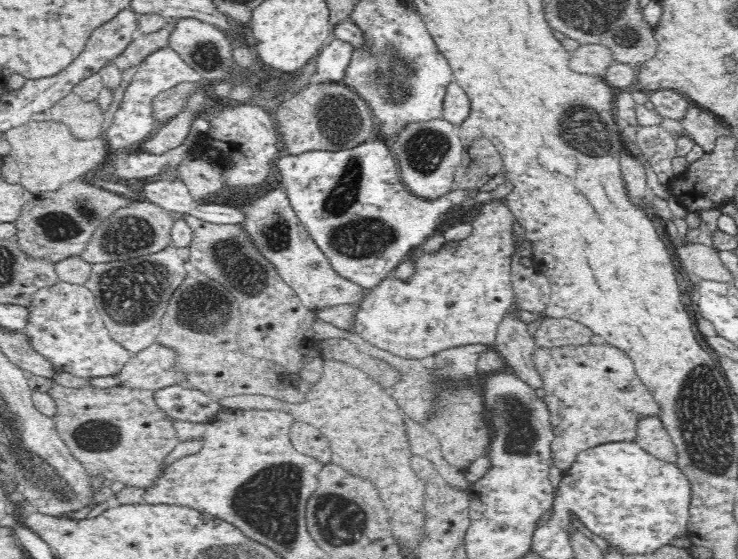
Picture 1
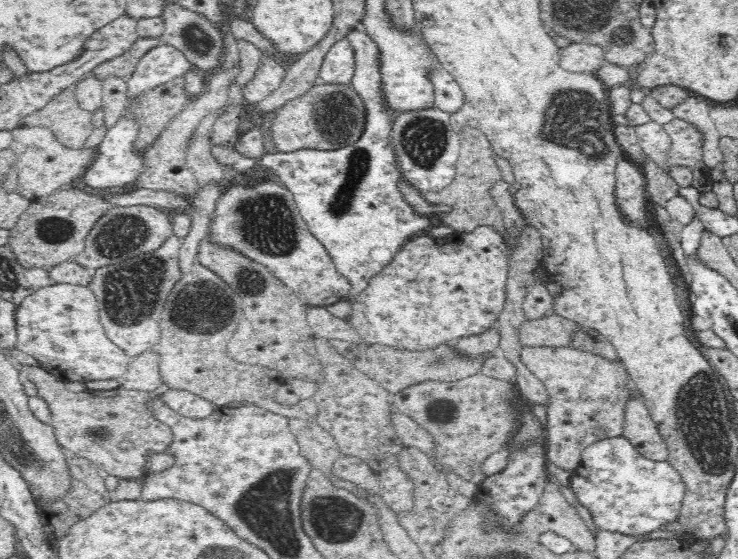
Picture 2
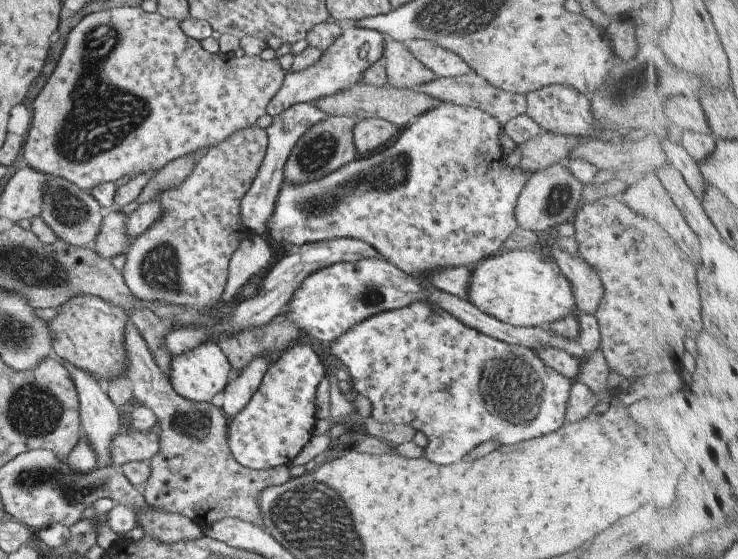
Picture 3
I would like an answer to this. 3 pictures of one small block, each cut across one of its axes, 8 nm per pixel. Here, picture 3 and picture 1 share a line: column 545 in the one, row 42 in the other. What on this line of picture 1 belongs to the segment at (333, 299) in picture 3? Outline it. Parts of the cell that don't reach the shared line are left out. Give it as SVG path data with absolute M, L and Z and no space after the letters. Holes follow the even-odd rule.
M332 38L321 48L317 58L318 76L329 80L330 83L342 83L344 81L344 69L355 48L348 42L338 38Z

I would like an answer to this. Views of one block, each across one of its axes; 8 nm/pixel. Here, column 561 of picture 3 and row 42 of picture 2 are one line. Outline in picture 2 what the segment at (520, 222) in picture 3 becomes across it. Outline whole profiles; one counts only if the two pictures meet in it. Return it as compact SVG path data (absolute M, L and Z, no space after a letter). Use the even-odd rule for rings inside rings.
M166 4L161 17L165 22L165 31L161 41L180 49L184 56L197 66L206 76L217 72L223 49L221 27L208 20L208 17L190 9L184 9L178 4Z

